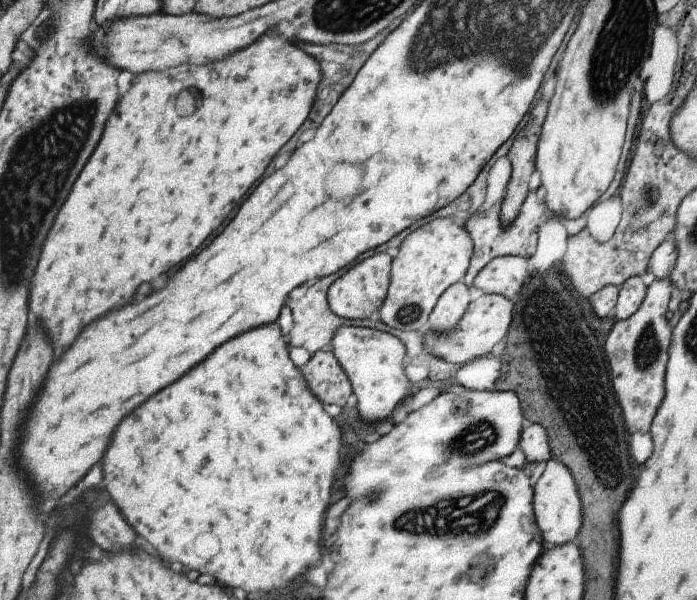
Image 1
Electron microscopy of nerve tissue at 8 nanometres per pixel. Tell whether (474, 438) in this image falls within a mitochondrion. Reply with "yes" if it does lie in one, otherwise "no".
yes

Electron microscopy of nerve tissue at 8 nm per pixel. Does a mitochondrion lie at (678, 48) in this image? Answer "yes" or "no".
no

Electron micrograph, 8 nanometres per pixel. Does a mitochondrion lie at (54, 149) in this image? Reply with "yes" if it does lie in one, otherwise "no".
yes

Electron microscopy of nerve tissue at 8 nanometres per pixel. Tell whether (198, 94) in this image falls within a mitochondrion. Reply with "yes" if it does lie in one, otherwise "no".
no

